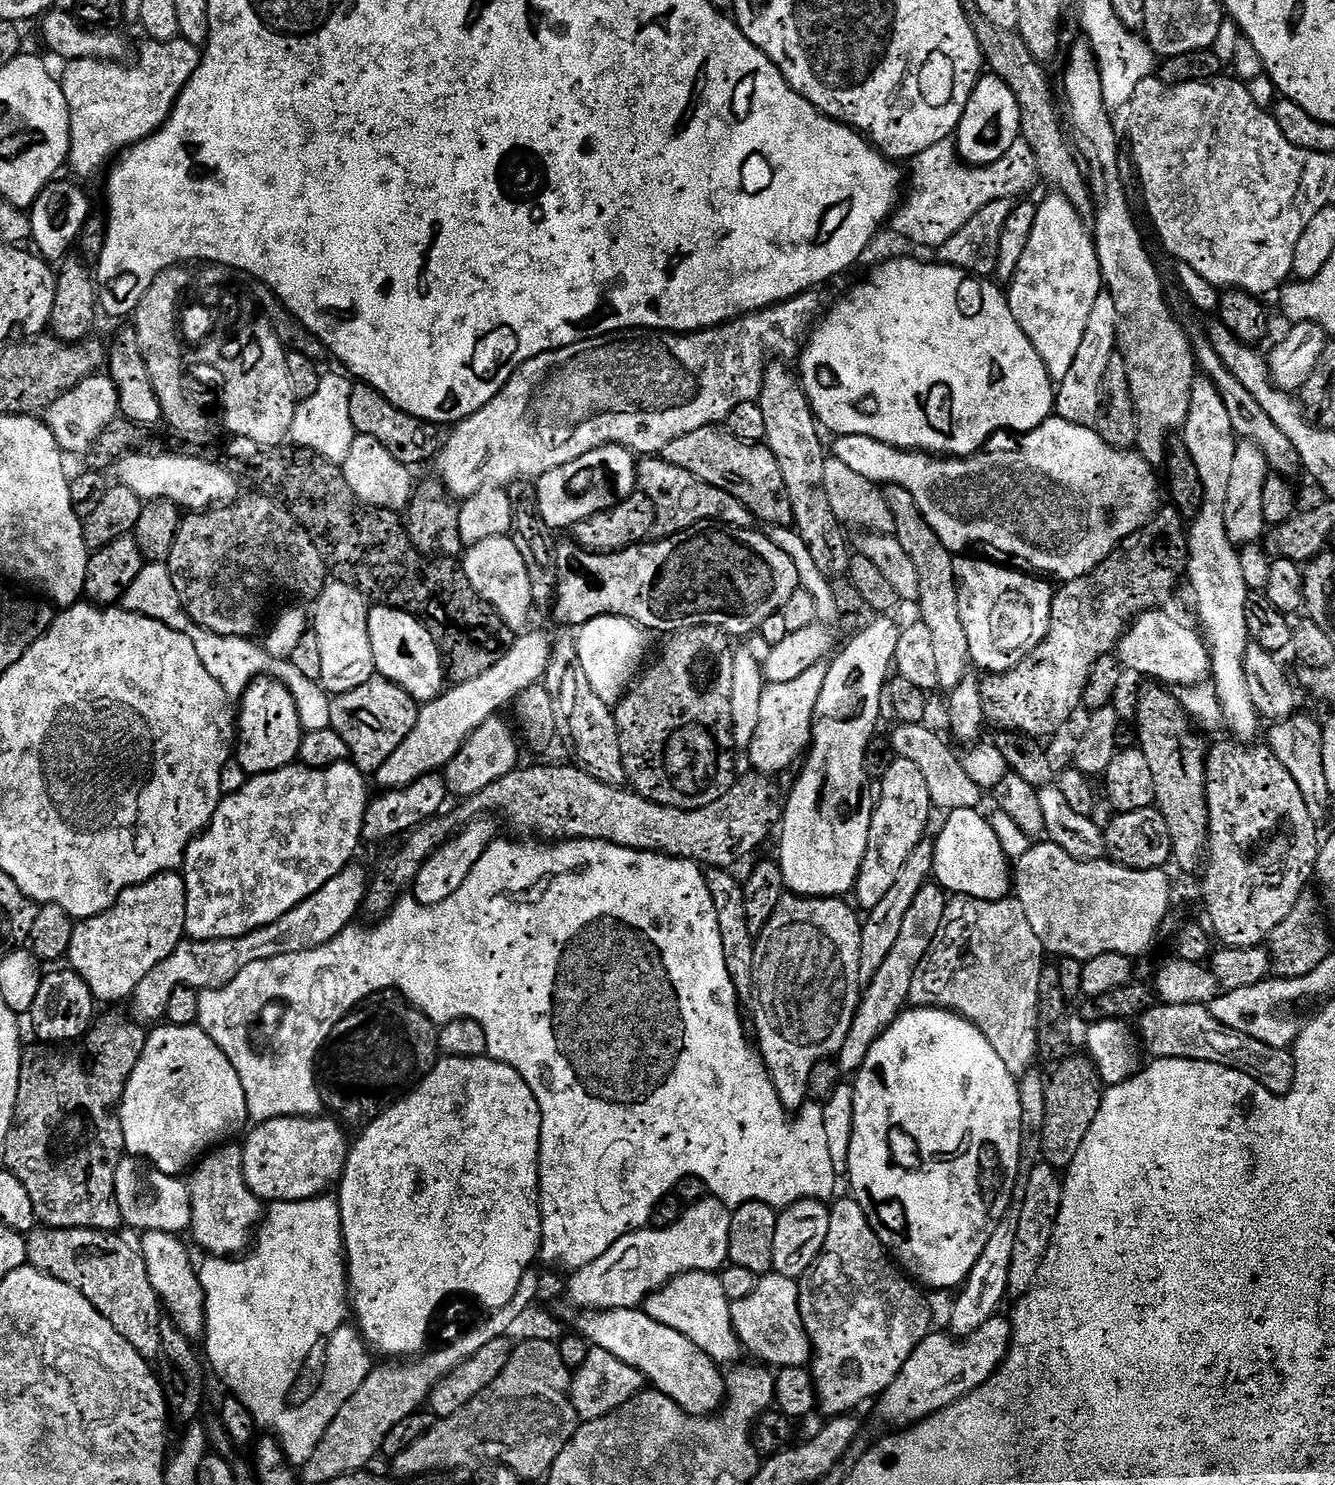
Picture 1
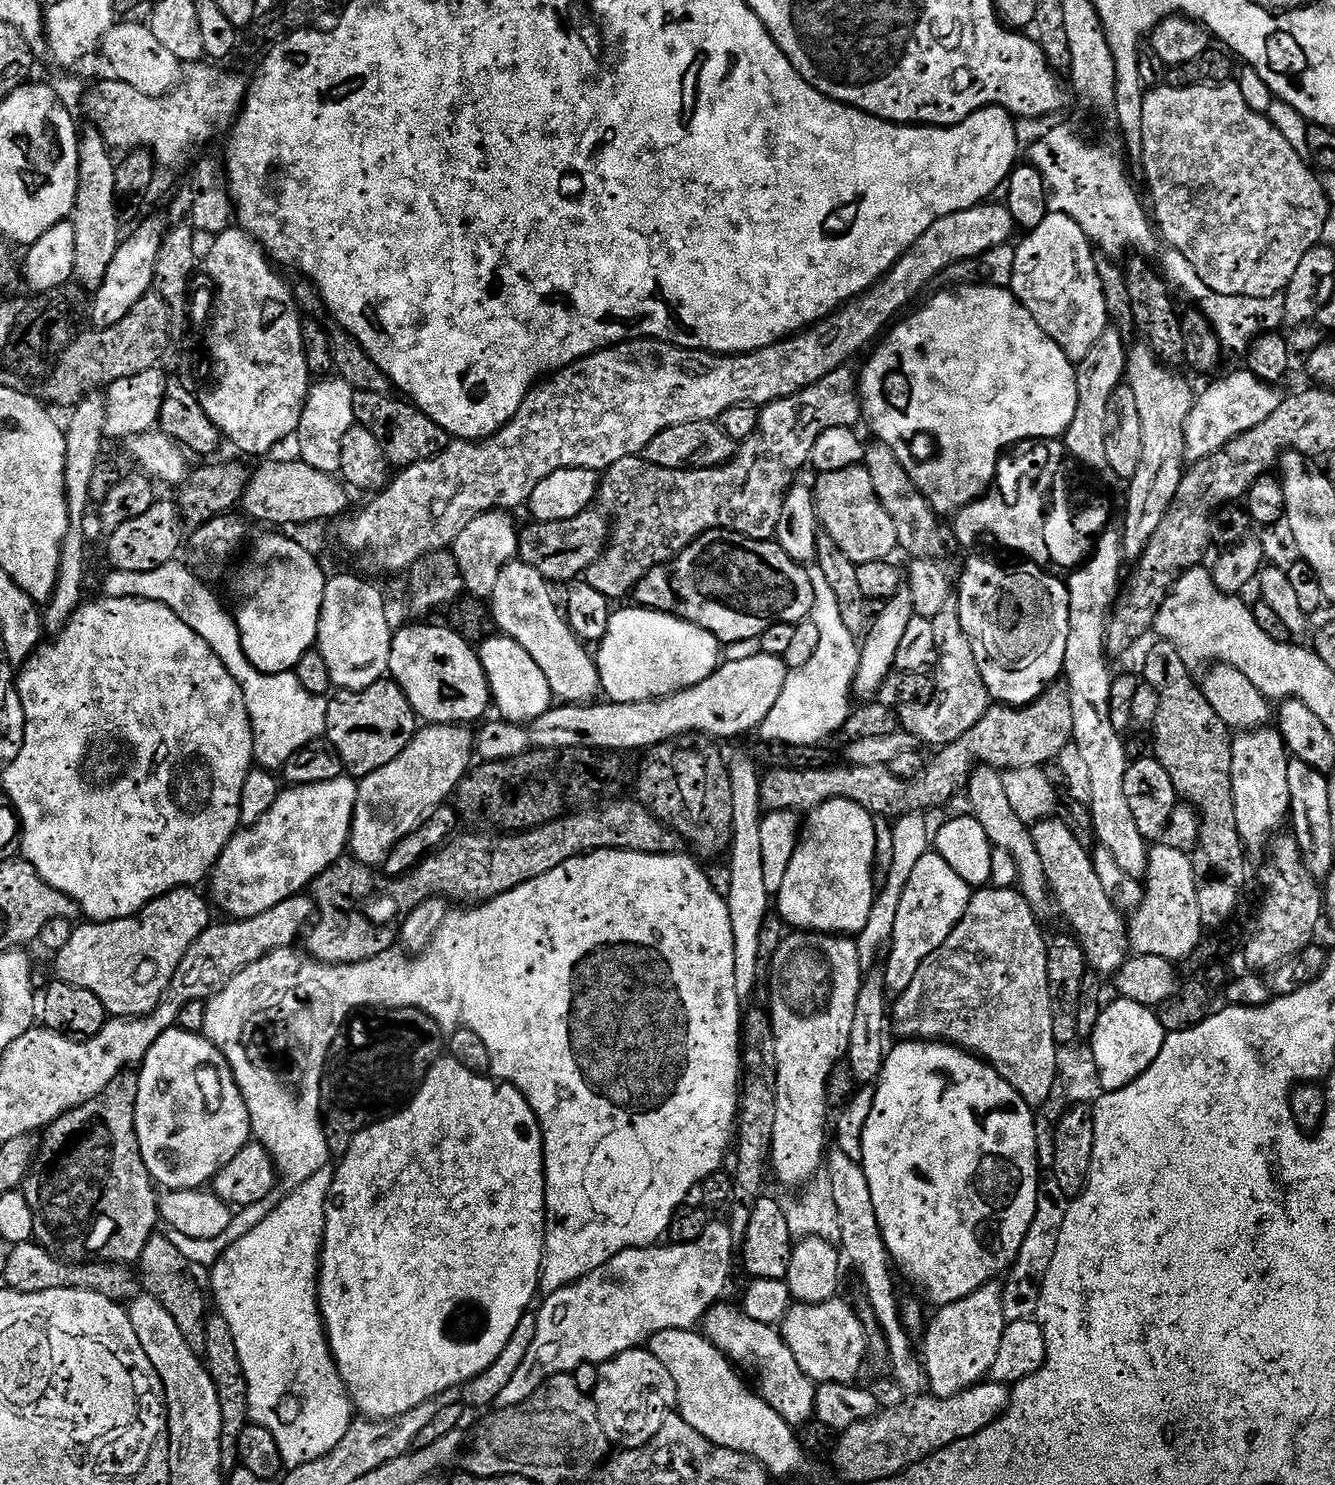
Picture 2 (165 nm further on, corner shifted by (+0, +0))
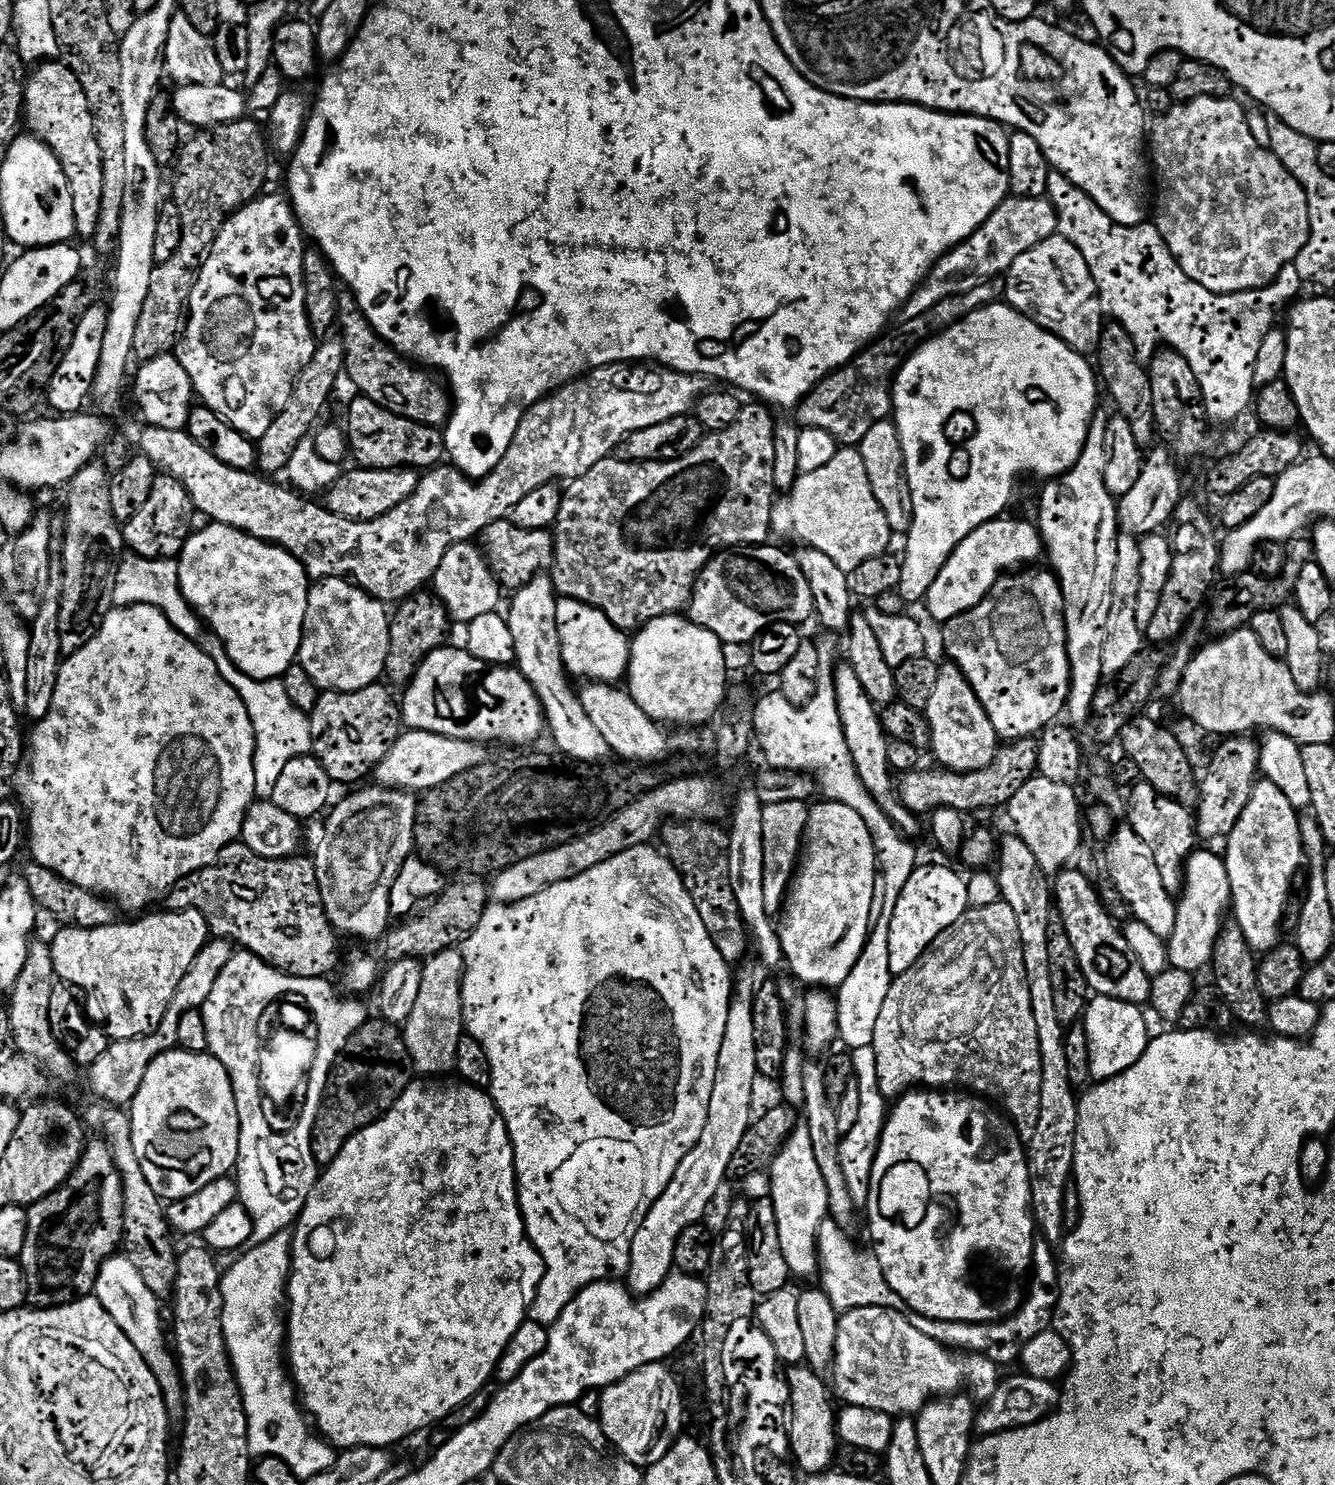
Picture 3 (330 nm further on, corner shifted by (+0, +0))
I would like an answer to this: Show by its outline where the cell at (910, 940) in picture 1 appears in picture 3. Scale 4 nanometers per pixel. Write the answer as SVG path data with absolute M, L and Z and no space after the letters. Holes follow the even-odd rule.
M921 863L915 869L901 892L895 906L895 916L891 919L889 961L893 977L910 970L945 930L965 915L969 909L969 895L967 882L944 864Z

